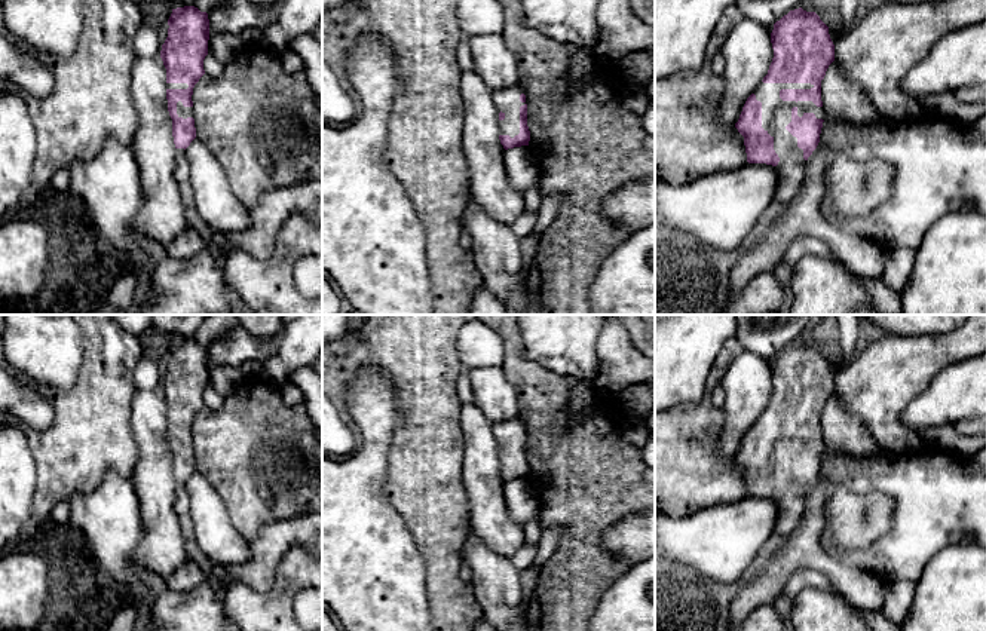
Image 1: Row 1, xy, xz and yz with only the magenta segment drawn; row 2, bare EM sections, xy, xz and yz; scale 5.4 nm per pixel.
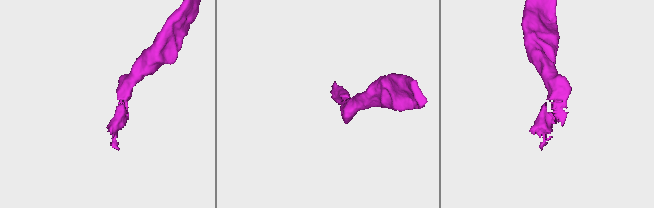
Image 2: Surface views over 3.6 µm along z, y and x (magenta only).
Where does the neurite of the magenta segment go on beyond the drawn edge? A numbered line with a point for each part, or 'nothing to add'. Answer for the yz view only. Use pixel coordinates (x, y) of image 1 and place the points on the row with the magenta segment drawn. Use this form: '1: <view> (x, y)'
1: yz (691, 278)

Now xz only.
1: xz (507, 101)

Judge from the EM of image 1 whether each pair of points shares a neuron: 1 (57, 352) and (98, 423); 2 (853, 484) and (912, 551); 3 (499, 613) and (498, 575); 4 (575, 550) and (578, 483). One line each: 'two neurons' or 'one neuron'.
1: two neurons
2: one neuron
3: one neuron
4: one neuron

